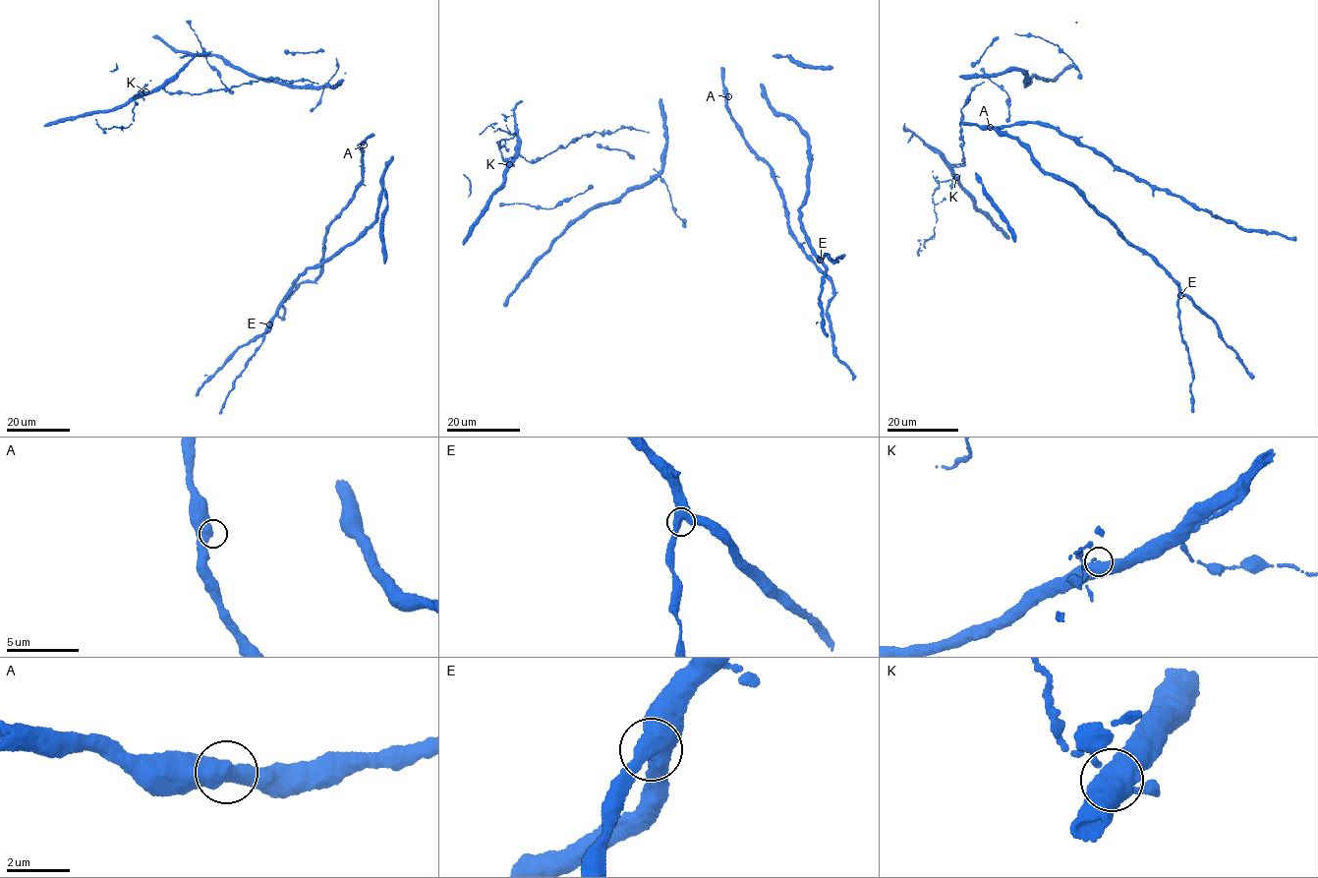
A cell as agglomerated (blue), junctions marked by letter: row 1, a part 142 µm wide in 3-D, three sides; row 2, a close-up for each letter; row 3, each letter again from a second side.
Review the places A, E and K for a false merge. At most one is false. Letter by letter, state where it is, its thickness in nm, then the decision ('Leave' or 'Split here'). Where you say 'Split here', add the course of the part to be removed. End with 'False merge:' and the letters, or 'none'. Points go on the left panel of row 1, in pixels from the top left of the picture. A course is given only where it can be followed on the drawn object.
A: Place: (364, 145). Thickness 400 nm. Leave
E: Place: (269, 324). Thickness 400 nm. Leave
K: Place: (145, 91). Thickness 360 nm. Split here. Course of the part to remove: (145, 91), (141, 89), (134, 95), (135, 114), (130, 125), (102, 129), (96, 124), (96, 119)
False merge: K

